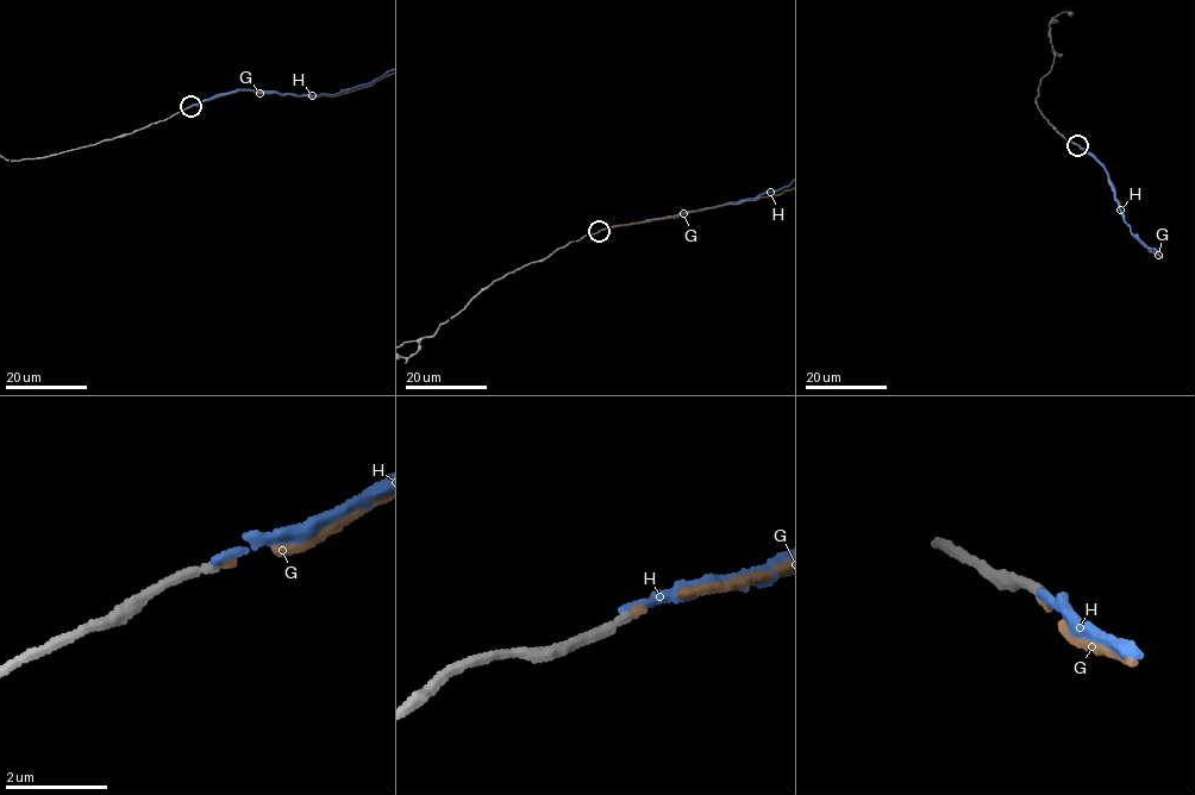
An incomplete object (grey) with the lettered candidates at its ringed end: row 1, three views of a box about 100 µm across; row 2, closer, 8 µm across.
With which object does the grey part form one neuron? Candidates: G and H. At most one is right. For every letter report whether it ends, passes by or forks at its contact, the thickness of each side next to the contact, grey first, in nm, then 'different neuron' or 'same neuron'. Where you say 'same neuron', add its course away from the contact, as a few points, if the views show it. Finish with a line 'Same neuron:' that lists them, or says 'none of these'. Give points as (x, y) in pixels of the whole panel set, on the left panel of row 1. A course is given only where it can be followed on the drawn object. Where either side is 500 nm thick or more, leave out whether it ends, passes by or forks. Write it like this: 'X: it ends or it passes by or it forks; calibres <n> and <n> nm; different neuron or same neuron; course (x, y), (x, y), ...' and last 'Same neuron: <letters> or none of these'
G: it ends; calibres 180 and 110 nm; same neuron
H: it ends; calibres 200 and 130 nm; different neuron
Same neuron: G

